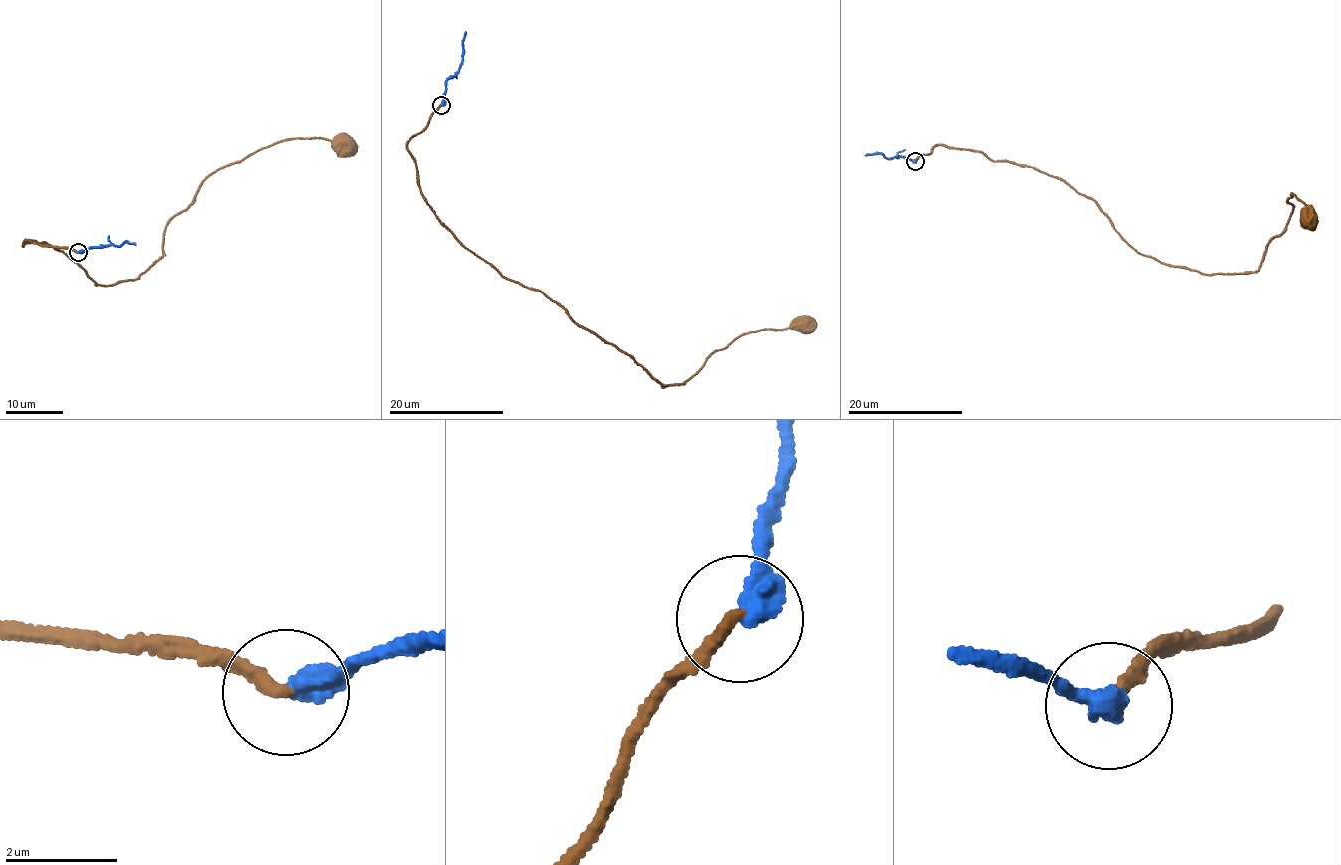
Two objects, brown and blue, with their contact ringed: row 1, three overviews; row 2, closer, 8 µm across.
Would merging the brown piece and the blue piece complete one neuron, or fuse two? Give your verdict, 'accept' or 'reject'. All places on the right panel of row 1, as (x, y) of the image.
reject

